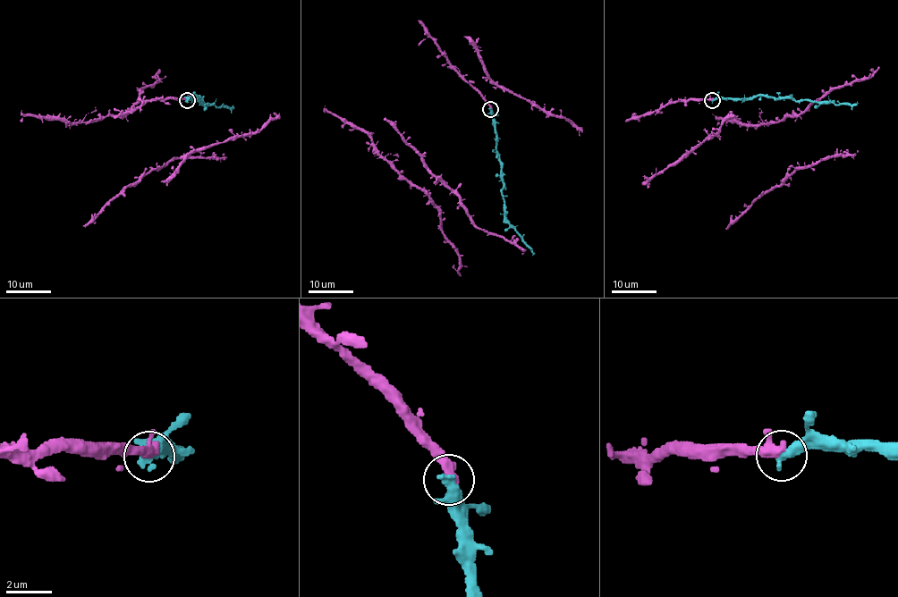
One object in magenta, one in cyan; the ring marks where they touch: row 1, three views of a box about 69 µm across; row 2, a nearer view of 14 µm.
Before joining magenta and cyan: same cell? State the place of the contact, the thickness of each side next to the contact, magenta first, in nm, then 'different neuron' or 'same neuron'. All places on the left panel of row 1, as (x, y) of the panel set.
(187, 100) | 360/500 nm | same neuron

